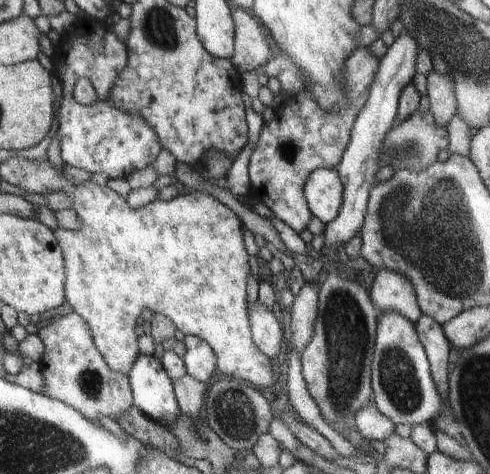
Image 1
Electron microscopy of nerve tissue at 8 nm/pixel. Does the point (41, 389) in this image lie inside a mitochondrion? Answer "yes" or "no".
no

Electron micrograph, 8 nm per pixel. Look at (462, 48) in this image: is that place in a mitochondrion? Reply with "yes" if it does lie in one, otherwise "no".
yes

